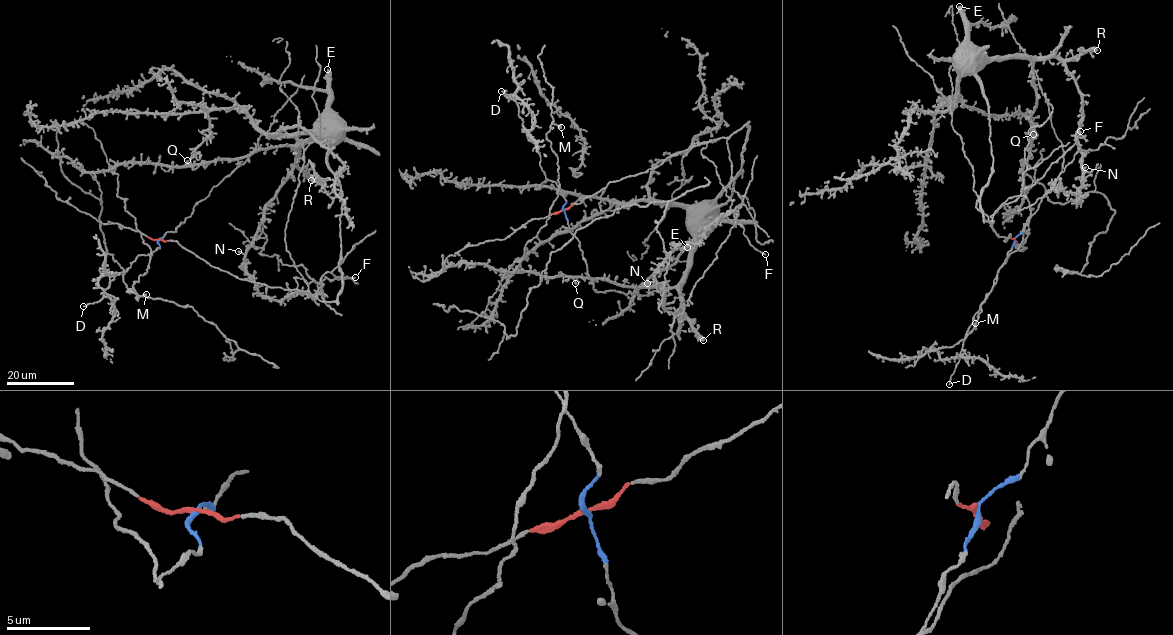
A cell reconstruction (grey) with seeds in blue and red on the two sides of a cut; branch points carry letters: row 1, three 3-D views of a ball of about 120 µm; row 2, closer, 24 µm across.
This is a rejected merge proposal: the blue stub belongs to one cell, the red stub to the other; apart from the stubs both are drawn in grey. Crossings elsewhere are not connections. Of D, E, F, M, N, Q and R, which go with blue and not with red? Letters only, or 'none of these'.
D, M

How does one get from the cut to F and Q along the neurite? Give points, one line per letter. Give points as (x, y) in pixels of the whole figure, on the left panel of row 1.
F: (158, 240), (176, 241), (236, 277), (271, 287), (297, 288), (293, 277), (306, 283), (355, 277)
Q: (158, 240), (174, 241), (236, 277), (327, 302), (342, 288), (341, 187), (328, 162), (327, 140), (187, 160)

